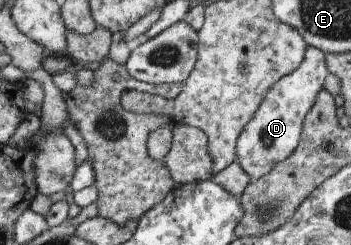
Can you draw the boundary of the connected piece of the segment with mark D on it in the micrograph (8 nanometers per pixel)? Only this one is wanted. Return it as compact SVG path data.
M308 46L301 66L269 89L253 118L241 130L241 136L236 144L236 160L241 170L244 170L251 180L265 176L278 162L289 158L299 146L305 116L313 108L328 73L325 53Z

